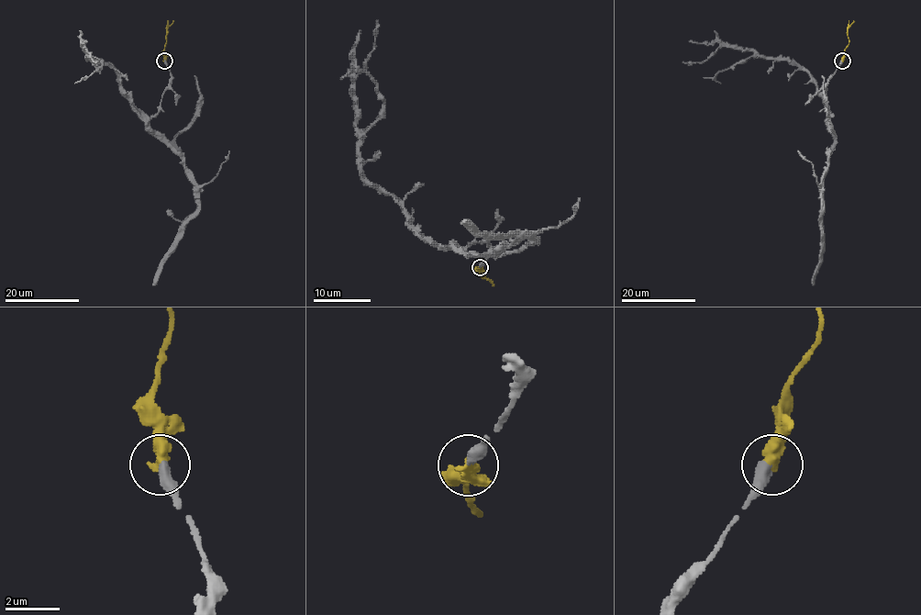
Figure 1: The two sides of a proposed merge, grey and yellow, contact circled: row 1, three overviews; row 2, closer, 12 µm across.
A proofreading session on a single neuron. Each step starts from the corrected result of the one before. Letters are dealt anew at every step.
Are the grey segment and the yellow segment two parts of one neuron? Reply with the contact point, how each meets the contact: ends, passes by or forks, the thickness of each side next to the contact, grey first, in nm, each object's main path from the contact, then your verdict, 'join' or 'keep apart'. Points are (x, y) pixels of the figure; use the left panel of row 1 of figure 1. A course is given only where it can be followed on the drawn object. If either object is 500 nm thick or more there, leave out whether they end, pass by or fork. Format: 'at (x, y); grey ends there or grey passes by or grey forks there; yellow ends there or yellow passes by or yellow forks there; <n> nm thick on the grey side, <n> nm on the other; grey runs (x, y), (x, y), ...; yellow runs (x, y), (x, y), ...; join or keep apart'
at (164, 61); grey ends there; yellow ends there; 440 nm thick on the grey side, 480 nm on the other; grey runs (164, 61), (169, 87), (160, 108), (146, 117), (117, 72), (86, 59), (83, 47), (97, 61); yellow runs (164, 61), (166, 28), (173, 20); join

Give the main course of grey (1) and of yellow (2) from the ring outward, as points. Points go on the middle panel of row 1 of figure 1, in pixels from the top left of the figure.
1: (480, 267), (490, 254), (486, 242), (434, 247), (406, 211), (362, 173), (355, 78), (373, 49), (376, 20)
2: (480, 267), (482, 277), (493, 284)

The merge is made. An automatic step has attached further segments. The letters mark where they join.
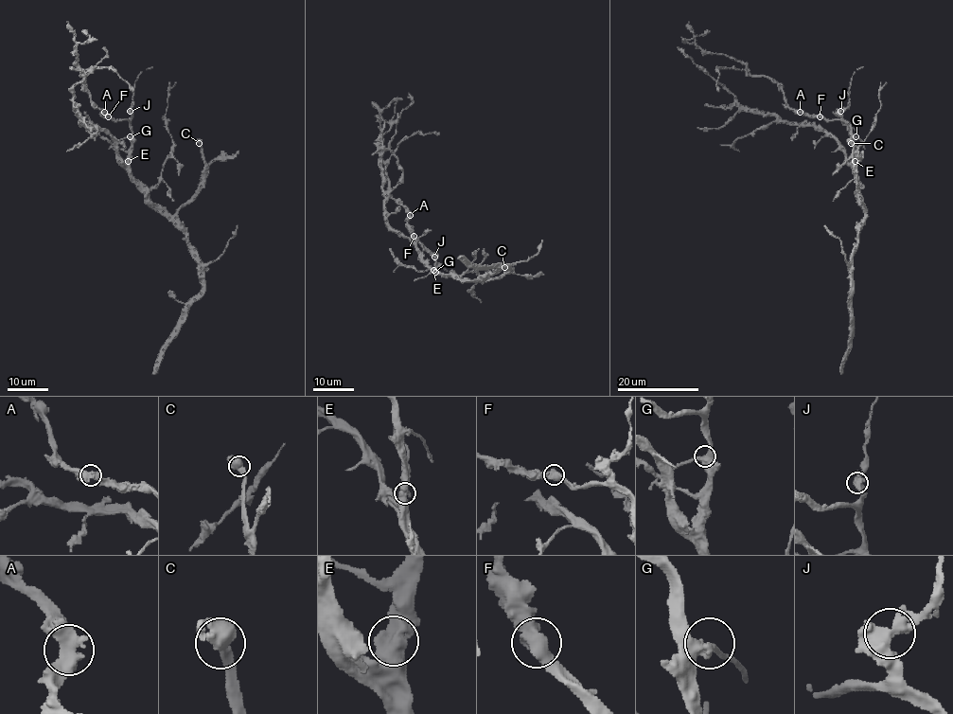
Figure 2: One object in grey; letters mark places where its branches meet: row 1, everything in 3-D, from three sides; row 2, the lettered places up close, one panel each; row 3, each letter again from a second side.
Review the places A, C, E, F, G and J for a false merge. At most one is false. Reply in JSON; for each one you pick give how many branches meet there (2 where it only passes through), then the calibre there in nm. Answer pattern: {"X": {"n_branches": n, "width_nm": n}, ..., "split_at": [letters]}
{"split_at": []}

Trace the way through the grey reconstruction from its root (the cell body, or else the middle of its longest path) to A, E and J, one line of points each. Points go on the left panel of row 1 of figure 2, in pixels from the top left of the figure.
A: (131, 146), (130, 123), (127, 120), (114, 121), (105, 116), (102, 114), (104, 112)
E: (131, 146), (128, 161)
J: (131, 146), (130, 111)

